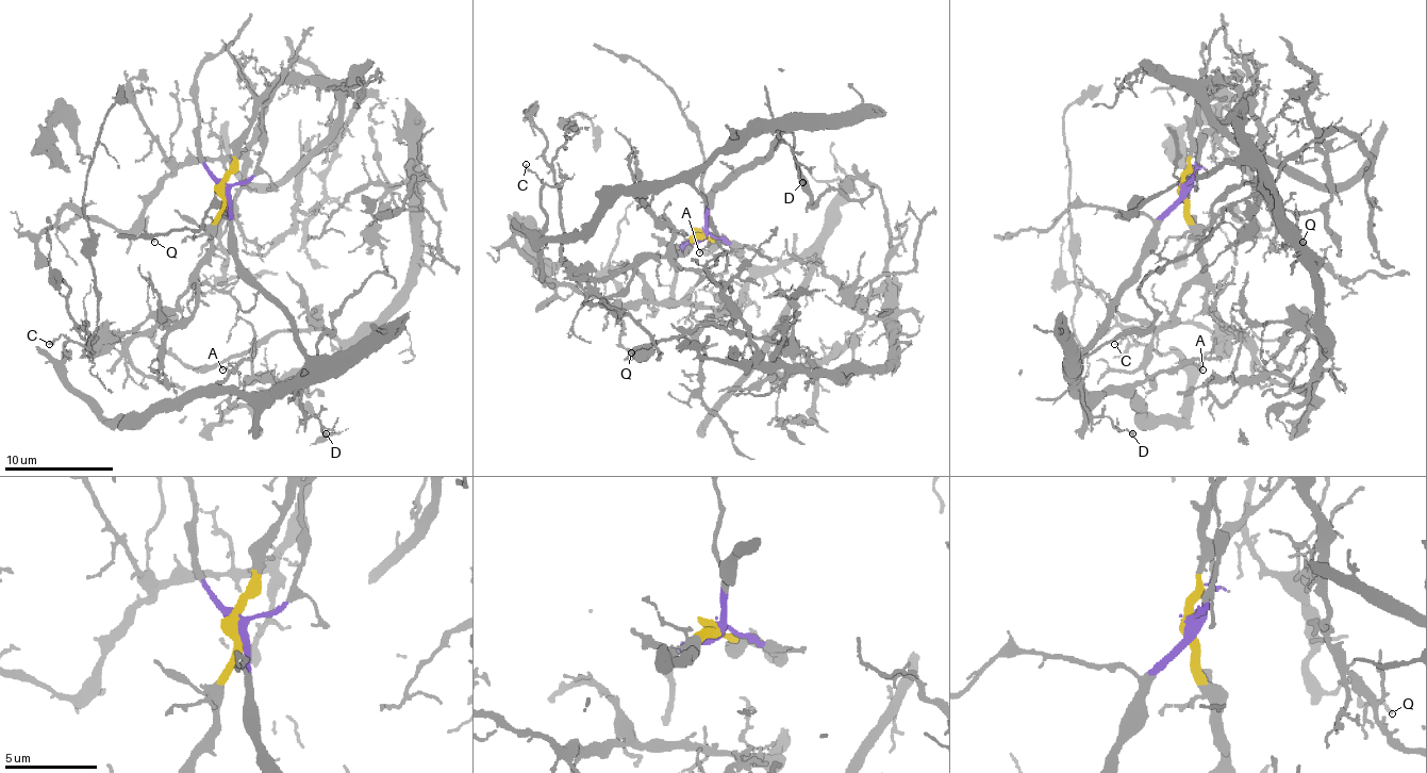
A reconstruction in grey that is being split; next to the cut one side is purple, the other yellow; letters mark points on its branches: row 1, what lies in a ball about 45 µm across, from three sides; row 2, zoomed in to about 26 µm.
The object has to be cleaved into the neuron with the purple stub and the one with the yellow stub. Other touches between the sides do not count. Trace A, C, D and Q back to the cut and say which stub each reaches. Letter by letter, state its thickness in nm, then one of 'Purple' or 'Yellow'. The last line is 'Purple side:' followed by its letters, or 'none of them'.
A: Thickness 100 nm. Purple
C: Thickness 150 nm. Purple
D: Thickness 190 nm. Purple
Q: Thickness 180 nm. Yellow
Purple side: A, C, D

